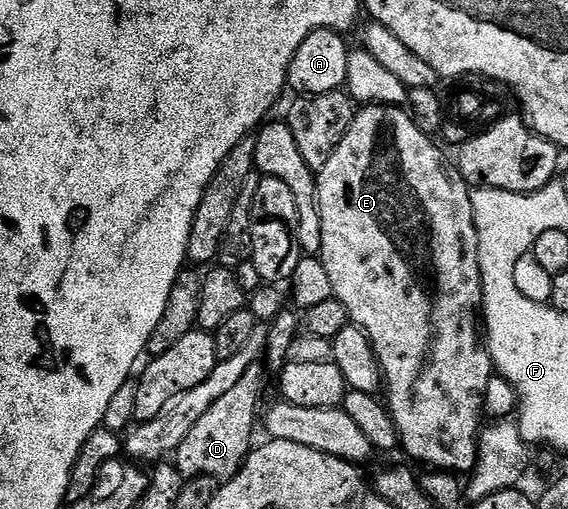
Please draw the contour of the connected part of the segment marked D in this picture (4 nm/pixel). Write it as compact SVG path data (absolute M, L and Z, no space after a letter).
M258 363L244 374L243 378L223 398L219 399L210 410L192 427L191 432L175 451L175 463L181 475L186 478L210 476L215 482L233 479L237 471L245 465L251 449L254 447L253 427L258 427L259 412L257 407L265 396L264 363Z

